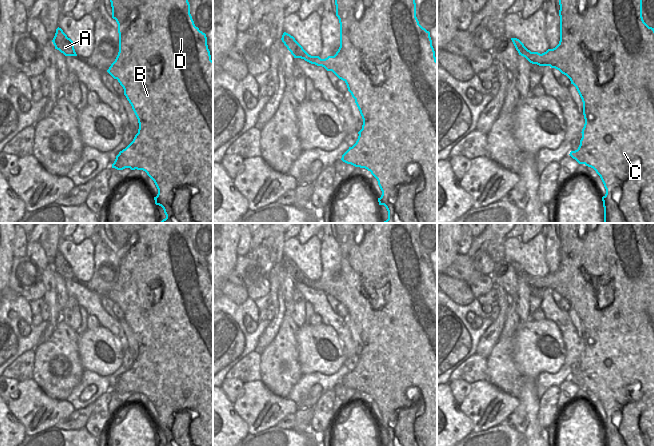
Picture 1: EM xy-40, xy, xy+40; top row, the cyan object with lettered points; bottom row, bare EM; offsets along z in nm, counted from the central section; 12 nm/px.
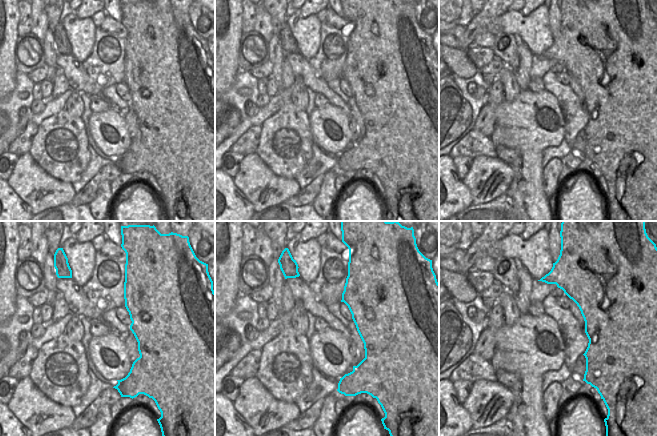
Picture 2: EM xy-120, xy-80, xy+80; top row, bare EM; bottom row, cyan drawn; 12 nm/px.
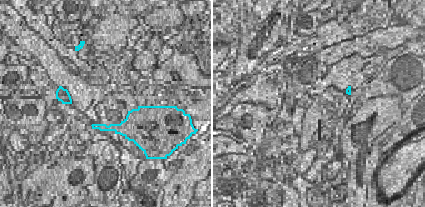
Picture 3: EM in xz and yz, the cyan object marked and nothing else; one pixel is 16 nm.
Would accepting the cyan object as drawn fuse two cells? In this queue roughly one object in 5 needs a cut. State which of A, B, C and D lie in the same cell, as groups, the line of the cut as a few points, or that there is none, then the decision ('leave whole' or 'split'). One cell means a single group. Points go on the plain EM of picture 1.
A B C D; no cut; leave whole

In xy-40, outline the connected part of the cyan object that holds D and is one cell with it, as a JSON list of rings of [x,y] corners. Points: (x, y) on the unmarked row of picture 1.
[[[109,223],[112,242],[118,248],[119,276],[107,296],[117,303],[124,319],[138,343],[139,353],[133,365],[116,380],[112,392],[143,394],[154,405],[158,418],[155,428],[163,432],[166,442],[161,446],[213,446],[213,285],[207,269],[206,258],[195,250],[190,238],[188,223]]]

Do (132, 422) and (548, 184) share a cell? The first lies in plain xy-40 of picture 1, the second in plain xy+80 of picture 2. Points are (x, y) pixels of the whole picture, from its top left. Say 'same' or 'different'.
same

